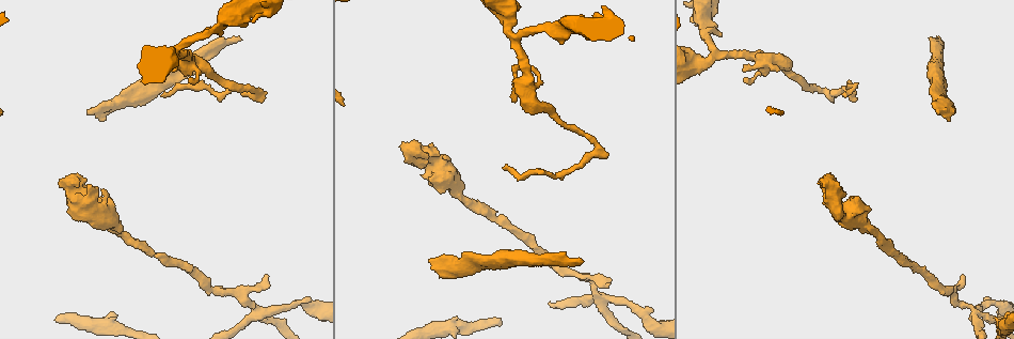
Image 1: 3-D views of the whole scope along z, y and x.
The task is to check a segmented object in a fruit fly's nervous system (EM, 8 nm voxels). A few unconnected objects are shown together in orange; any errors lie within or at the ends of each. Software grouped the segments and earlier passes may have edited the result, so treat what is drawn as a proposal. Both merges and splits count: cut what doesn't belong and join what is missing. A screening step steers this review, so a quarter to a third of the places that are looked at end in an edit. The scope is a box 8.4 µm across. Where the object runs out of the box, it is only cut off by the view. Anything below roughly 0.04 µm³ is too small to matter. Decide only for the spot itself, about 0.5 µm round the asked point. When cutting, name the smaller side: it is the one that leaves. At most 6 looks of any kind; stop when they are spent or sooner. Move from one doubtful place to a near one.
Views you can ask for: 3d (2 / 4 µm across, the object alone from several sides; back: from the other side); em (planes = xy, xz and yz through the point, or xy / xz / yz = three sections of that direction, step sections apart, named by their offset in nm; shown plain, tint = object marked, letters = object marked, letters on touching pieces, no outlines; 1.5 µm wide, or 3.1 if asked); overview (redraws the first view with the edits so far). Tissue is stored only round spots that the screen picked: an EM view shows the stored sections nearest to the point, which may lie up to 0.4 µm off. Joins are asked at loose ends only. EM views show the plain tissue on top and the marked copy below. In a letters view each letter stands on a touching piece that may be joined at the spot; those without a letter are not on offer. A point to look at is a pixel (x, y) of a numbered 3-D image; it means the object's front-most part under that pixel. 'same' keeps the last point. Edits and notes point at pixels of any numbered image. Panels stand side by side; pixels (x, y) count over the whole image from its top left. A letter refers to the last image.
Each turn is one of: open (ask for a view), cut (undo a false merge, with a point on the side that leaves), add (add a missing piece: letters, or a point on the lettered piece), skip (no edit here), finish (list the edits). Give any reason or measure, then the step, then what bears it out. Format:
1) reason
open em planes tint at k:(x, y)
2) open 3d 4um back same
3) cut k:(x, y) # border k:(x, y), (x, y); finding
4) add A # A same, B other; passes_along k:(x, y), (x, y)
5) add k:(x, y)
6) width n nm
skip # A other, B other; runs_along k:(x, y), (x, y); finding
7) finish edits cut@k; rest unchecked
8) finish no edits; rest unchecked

branch stops here
open 3d 2um back at 1:(428, 260)

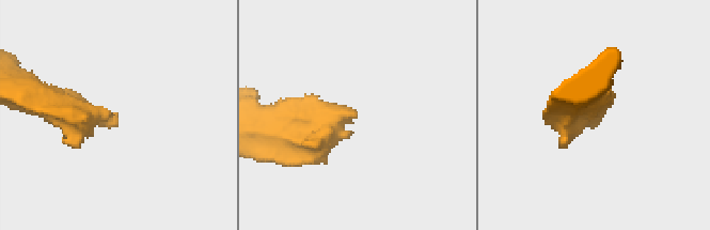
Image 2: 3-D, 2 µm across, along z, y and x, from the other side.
open em xz step 4 letters at 2:(355, 115)

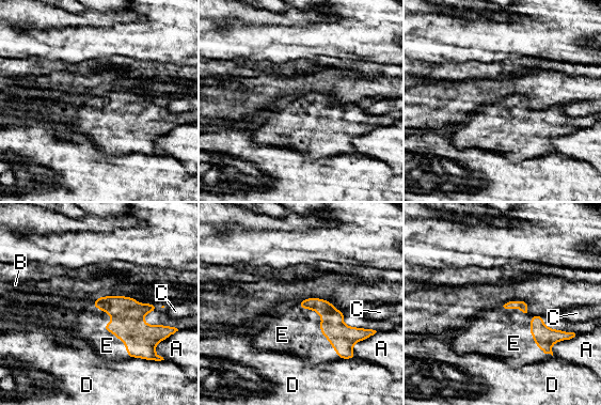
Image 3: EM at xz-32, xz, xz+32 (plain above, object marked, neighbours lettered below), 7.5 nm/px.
another direction
open em planes letters same

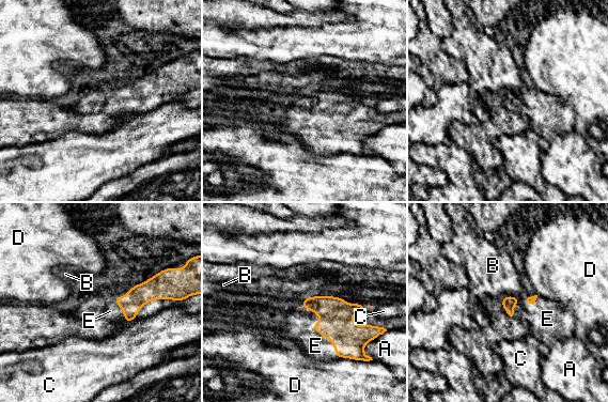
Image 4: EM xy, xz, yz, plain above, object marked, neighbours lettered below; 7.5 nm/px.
longest_contact E 400 nm
add E # A other, B other, C other, D other, E same; passes_along 4:(348, 339), (318, 331), (315, 345); it goes on there

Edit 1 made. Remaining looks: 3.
redraw
open overview

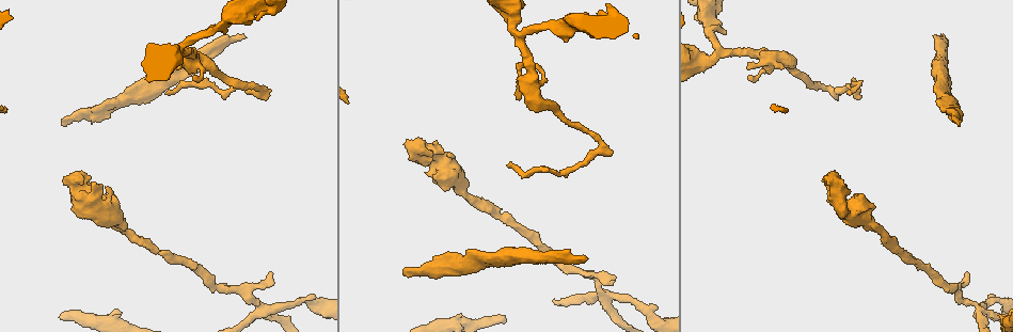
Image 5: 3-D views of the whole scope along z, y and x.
looks like a crossing
open 3d 2um at 5:(601, 293)

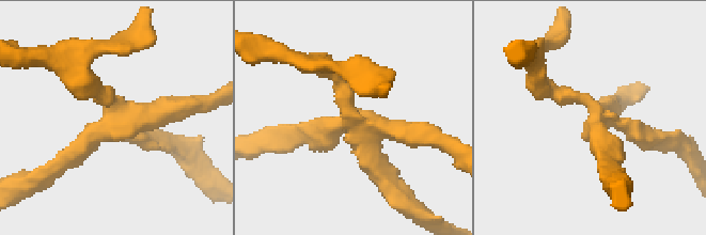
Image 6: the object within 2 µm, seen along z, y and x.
open em planes letters at 6:(350, 121)

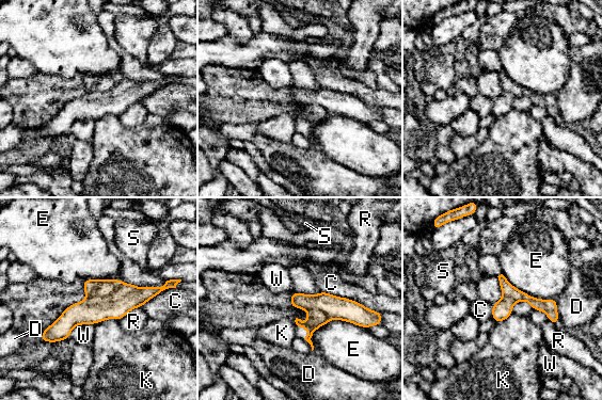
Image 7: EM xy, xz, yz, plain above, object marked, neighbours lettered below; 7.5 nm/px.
arms 4
cut 7:(94, 309) # C other, D other, E other, K other, R other, S other, W other; two neurons meet here

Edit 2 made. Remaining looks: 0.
finish edits add@4, cut@7; rest unchecked

